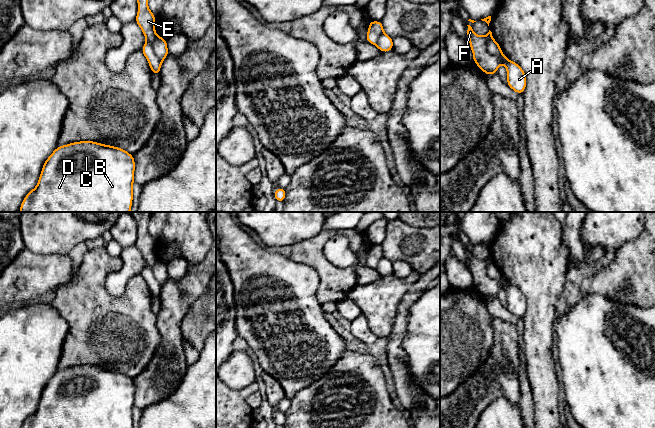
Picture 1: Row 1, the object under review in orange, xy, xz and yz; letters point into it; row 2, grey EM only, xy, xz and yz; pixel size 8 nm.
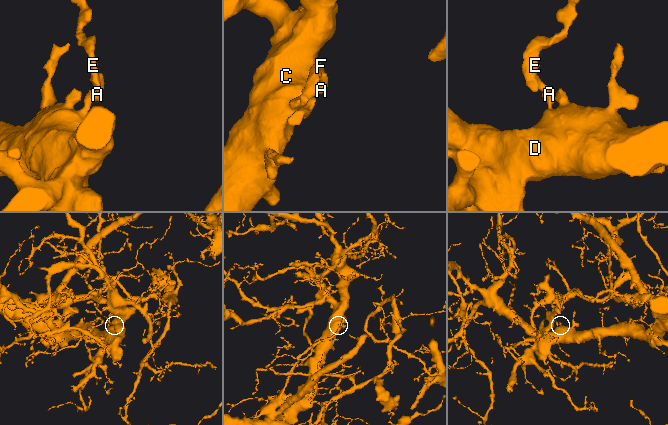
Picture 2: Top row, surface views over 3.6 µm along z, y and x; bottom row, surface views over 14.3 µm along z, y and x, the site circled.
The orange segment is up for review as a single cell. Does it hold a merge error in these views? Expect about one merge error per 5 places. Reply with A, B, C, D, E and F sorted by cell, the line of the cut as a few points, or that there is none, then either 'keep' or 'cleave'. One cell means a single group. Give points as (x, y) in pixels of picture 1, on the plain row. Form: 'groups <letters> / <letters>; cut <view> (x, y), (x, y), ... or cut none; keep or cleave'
groups A B C D / E F; cut yz (491, 262), (488, 265), (488, 274), (500, 287); cleave

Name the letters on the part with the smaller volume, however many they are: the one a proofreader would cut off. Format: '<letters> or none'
E, F

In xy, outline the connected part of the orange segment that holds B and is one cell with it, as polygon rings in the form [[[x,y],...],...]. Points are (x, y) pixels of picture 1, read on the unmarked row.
[[[94,365],[58,370],[44,386],[37,410],[21,428],[132,428],[134,396],[134,379],[122,372]]]

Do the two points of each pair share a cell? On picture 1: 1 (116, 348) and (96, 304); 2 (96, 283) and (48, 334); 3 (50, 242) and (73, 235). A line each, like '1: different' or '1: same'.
1: same
2: different
3: same

